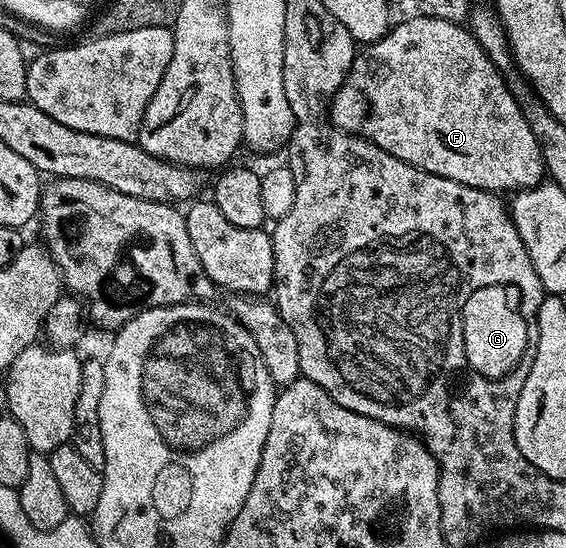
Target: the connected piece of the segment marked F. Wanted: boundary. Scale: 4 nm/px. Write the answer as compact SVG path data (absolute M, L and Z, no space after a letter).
M415 17L402 23L394 22L389 32L379 41L362 46L353 56L353 64L341 88L333 94L327 107L327 118L333 126L349 135L358 135L369 139L379 149L391 153L391 157L399 157L399 161L407 161L407 165L415 165L427 173L435 173L439 177L447 177L451 181L459 181L463 185L471 185L475 189L483 189L494 193L516 193L524 191L526 187L535 187L546 178L545 162L541 156L539 145L535 141L535 133L531 133L531 125L523 117L521 106L509 91L505 83L505 76L483 53L479 41L469 32L468 26L453 23L449 19L436 19L435 17Z

